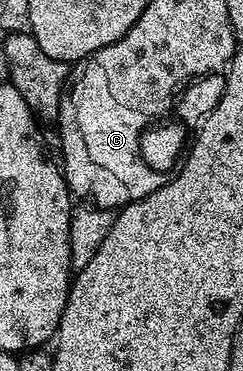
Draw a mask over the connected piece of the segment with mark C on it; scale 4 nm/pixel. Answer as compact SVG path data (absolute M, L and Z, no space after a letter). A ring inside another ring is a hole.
M95 62L89 64L73 81L76 86L78 118L86 138L83 150L88 161L98 166L102 174L118 180L126 188L126 204L133 204L136 200L146 199L154 190L166 186L170 176L163 172L163 167L150 164L144 154L144 138L150 131L149 117L123 107L116 97L116 88L107 81L106 70Z

